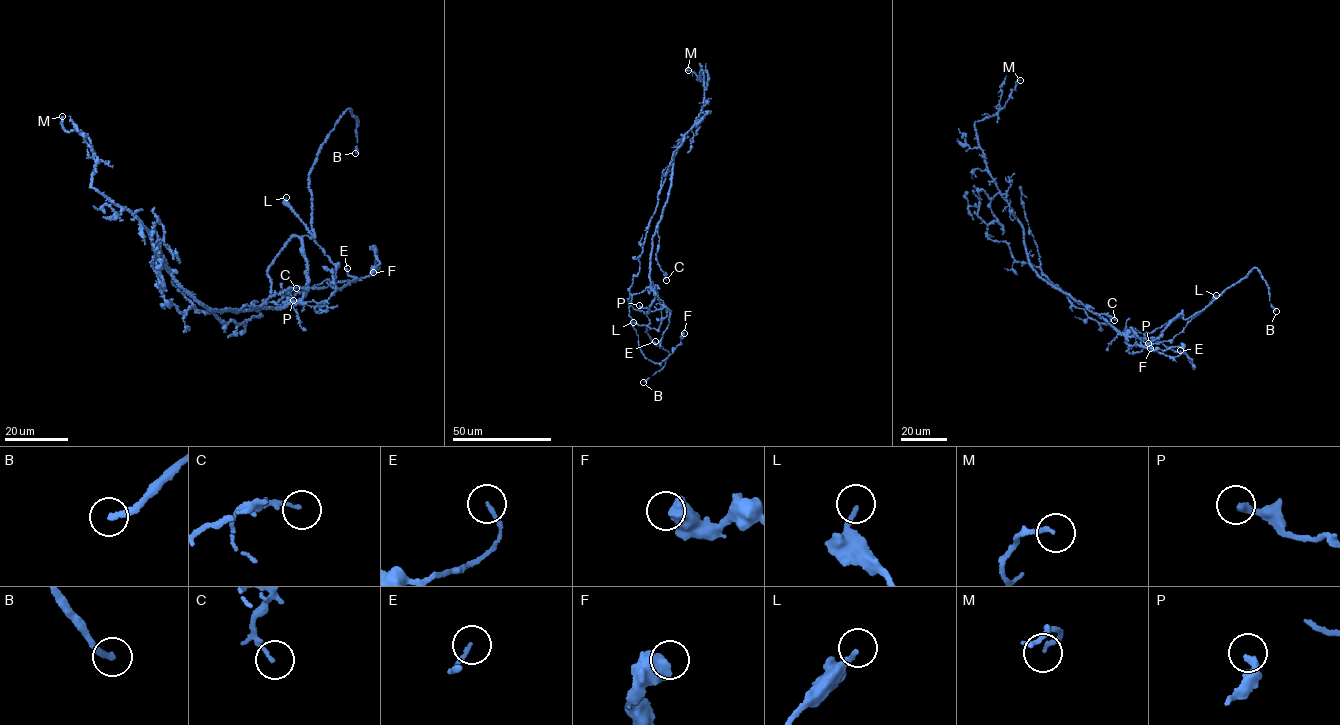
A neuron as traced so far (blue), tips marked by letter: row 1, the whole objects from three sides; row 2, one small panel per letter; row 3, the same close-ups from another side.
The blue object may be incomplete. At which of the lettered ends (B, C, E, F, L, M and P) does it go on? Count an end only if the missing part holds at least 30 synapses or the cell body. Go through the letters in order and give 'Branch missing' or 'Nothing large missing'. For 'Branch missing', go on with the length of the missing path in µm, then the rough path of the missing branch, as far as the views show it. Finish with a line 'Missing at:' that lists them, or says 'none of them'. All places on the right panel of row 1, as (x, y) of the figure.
B: Branch missing. Missing length about 15 µm. Course of what is missing: (1276, 311), (1295, 310), (1302, 305)
C: Nothing large missing
E: Nothing large missing
F: Nothing large missing
L: Nothing large missing
M: Nothing large missing
P: Nothing large missing
Missing at: B

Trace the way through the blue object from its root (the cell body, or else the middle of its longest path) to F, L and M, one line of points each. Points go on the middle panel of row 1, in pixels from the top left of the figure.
F: (650, 263), (652, 290), (632, 295), (629, 308), (639, 349), (659, 363), (681, 344), (684, 333)
L: (650, 263), (651, 289), (657, 293), (661, 323), (657, 329), (633, 322)
M: (650, 263), (652, 235), (672, 185), (673, 160), (704, 106), (703, 70), (698, 80), (694, 72), (688, 70)

